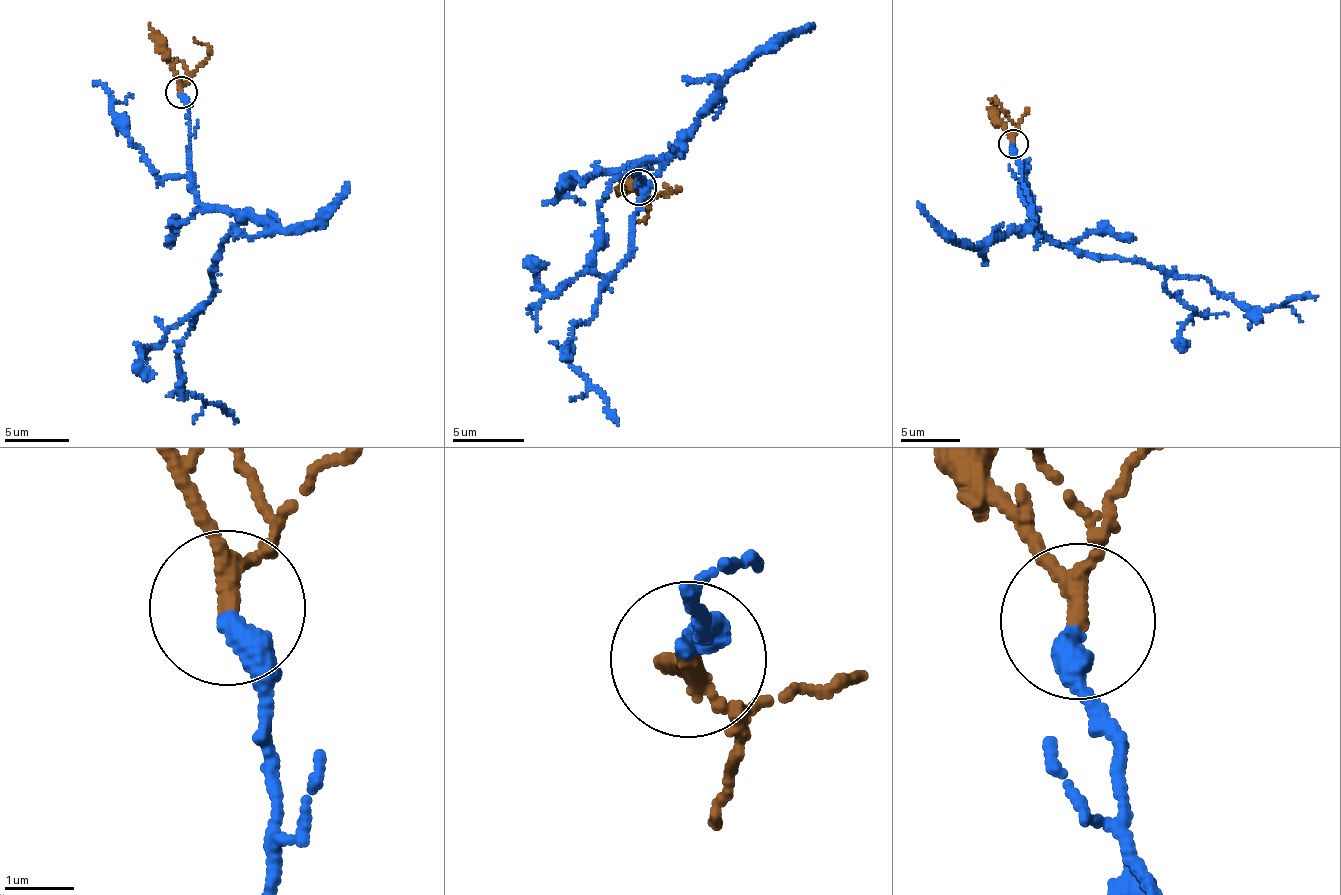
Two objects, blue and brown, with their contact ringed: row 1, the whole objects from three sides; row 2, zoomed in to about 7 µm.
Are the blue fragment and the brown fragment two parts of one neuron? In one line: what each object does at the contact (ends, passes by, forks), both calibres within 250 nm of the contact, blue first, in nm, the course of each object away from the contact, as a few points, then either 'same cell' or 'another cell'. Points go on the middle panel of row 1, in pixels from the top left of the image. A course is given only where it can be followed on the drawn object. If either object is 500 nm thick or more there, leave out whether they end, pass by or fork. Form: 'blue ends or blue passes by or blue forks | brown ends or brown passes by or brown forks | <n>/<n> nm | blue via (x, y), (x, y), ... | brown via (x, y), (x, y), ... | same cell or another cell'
blue ends | brown passes by | 360/220 nm | blue via (639, 188), (631, 161), (673, 152), (633, 216), (629, 260), (596, 315), (572, 328), (572, 369), (617, 425) | brown via (639, 188), (641, 190), (627, 187), (618, 195) | same cell

